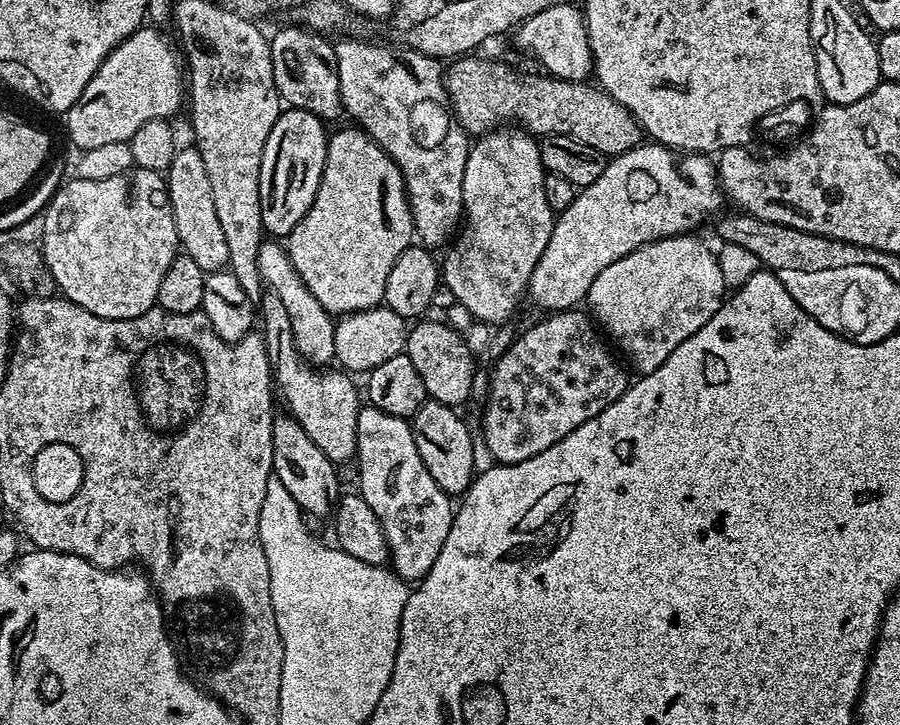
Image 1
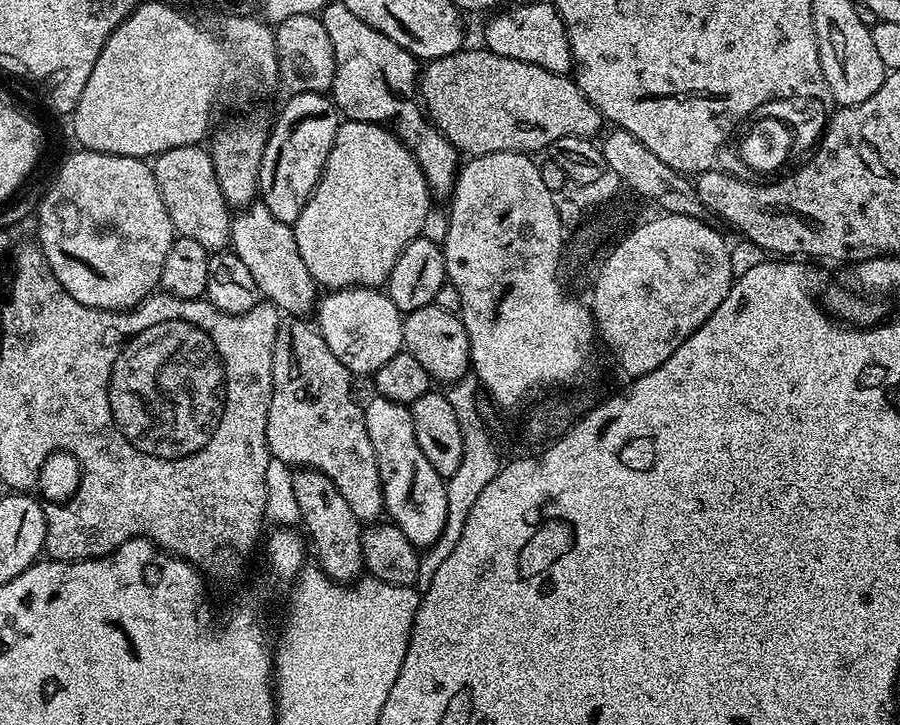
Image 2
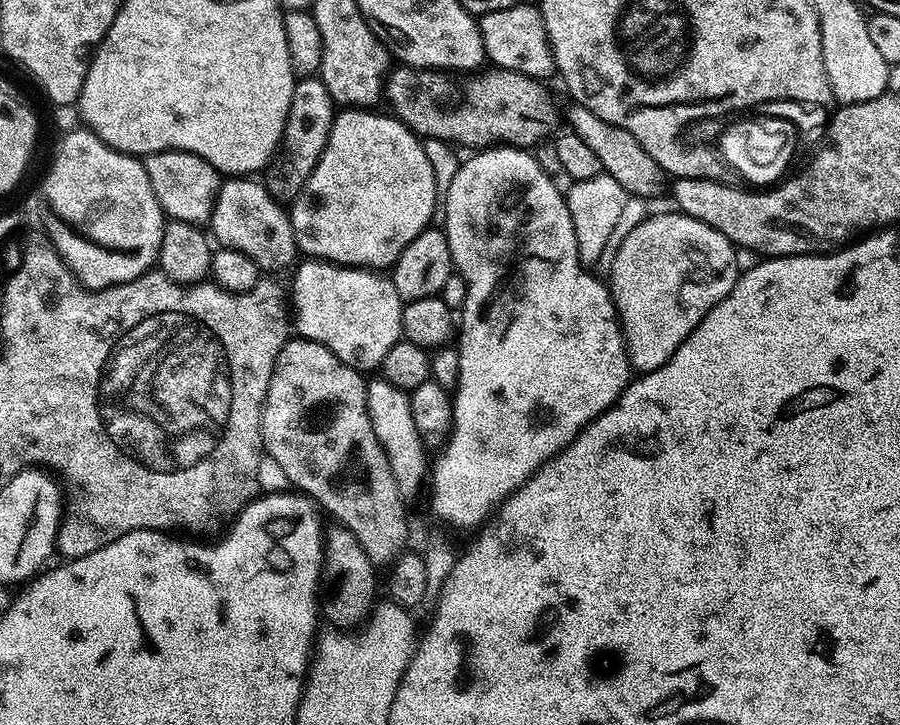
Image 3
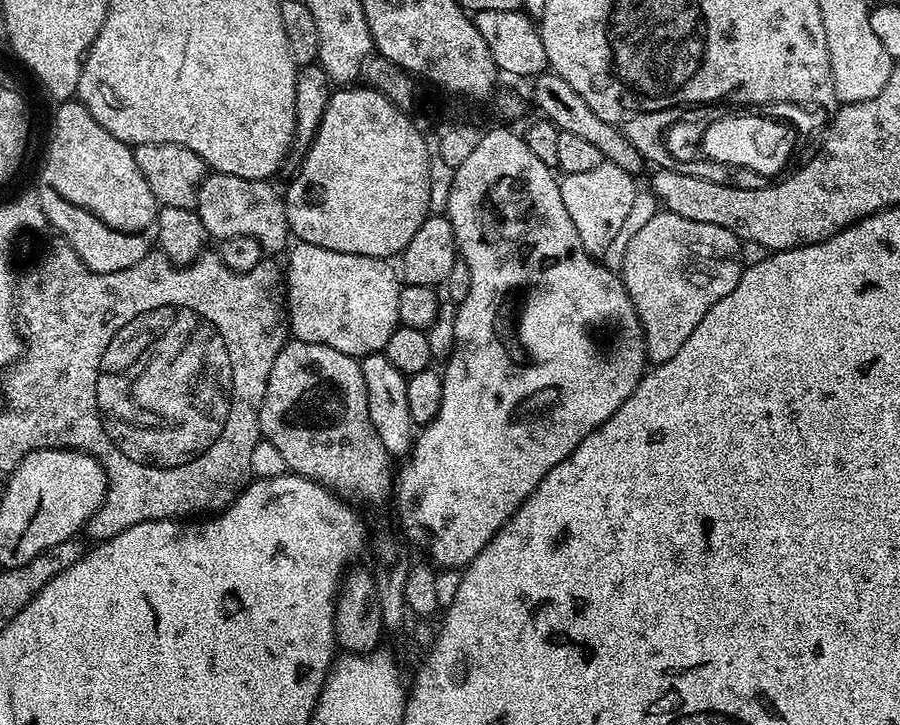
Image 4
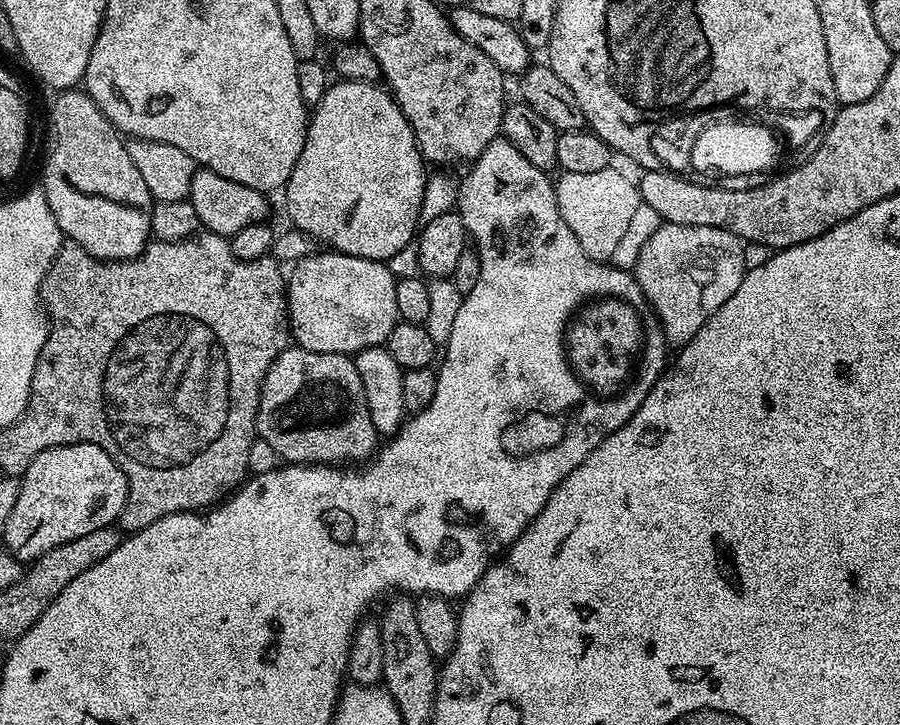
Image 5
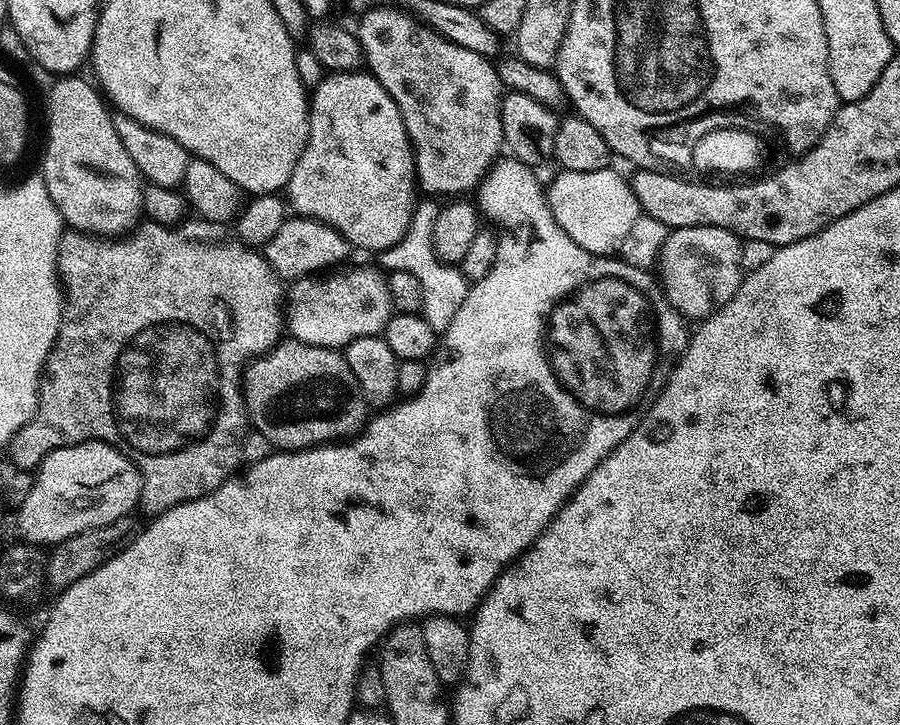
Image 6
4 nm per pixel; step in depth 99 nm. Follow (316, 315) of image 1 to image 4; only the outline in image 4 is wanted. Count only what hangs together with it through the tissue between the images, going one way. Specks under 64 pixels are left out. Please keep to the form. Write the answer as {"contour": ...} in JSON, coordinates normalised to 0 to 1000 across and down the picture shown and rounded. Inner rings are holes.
{"contour":[[[230,241],[222,254],[218,291],[232,327],[242,334],[260,327],[282,328],[294,349],[302,353],[314,341],[316,345],[322,334],[323,314],[316,274],[300,255],[299,250],[269,247],[262,241]]]}

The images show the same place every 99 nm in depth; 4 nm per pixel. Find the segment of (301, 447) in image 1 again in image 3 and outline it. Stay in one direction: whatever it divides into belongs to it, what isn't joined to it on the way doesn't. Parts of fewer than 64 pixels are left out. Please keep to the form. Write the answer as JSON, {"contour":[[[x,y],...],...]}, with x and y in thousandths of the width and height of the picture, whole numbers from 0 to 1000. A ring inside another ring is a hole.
{"contour":[[[372,726],[373,728],[363,730],[362,743],[360,748],[360,788],[359,799],[364,806],[364,834],[359,834],[358,844],[370,855],[370,862],[378,866],[387,866],[397,861],[398,855],[403,857],[406,851],[412,846],[416,834],[419,832],[418,823],[418,789],[412,770],[407,764],[407,759],[402,759],[402,753],[398,748],[398,742],[393,742],[393,737],[387,728],[381,726]]]}

